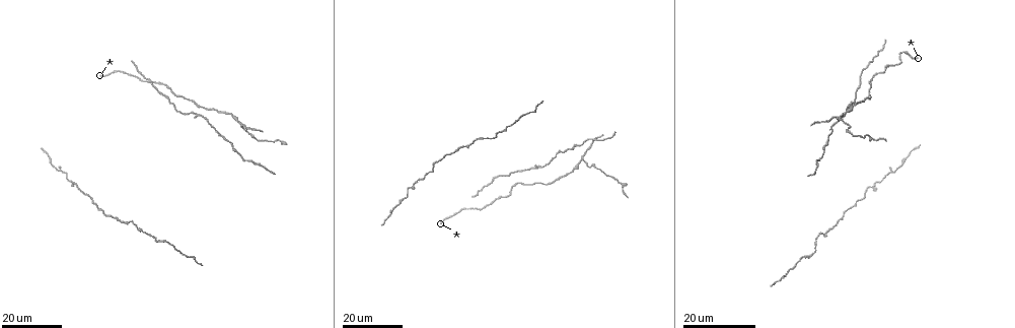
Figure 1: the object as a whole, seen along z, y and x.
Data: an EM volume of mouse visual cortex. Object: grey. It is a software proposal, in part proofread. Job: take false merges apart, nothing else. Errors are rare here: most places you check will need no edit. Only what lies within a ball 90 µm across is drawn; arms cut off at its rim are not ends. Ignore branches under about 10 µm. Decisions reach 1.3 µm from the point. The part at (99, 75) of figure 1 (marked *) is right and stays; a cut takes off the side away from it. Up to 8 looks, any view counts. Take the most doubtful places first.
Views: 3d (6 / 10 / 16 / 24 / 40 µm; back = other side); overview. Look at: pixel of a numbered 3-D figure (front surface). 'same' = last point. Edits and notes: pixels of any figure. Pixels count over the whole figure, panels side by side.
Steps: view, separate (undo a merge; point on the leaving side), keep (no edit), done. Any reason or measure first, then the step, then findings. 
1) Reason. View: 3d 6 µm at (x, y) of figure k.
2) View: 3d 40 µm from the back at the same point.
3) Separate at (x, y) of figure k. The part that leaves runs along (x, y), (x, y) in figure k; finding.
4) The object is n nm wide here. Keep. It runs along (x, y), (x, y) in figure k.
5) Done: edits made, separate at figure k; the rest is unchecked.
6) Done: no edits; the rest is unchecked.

Two arms in line, one across. View: 3d 16 µm at (401, 199) of figure 1.

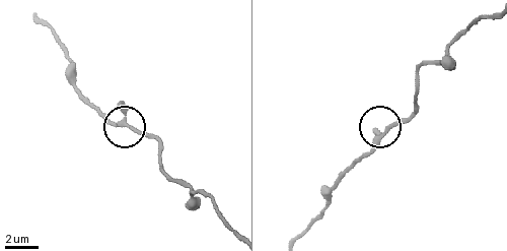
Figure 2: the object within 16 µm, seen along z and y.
Zoom in. View: 3d 10 µm at (386, 130) of figure 2.

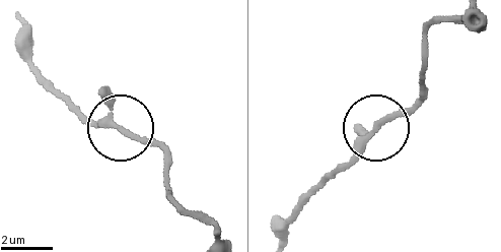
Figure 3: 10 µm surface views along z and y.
3 arms meet here. Keep. One neuron here.

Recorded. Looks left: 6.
View: 3d 16 µm at (859, 86) of figure 1.

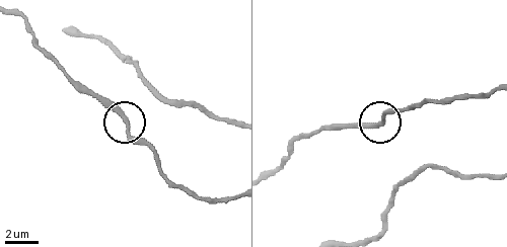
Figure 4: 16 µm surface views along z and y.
Closer look. View: 3d 6 µm at (124, 117) of figure 4.

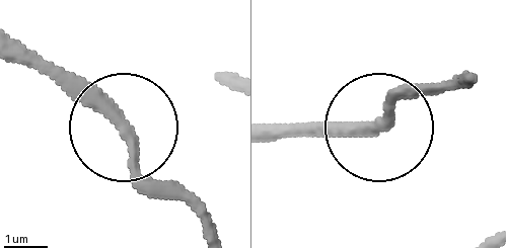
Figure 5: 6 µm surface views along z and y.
The object is 290 nm wide here. Keep. One neuron here.

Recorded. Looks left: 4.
Thick turns thin. View: 3d 16 µm at (67, 178) of figure 1.

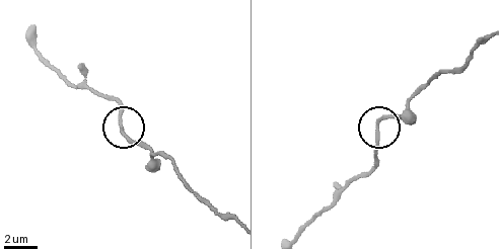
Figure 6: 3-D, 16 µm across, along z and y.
View: 3d 10 µm at (123, 133) of figure 6.

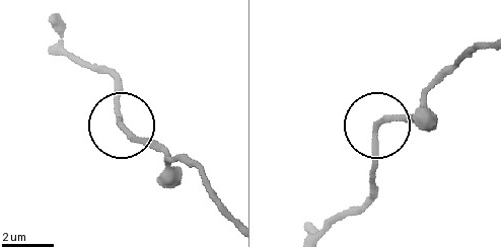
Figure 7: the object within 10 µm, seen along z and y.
Keep. All the same neuron.

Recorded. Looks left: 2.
A narrow waist. View: 3d 24 µm at (844, 214) of figure 1.

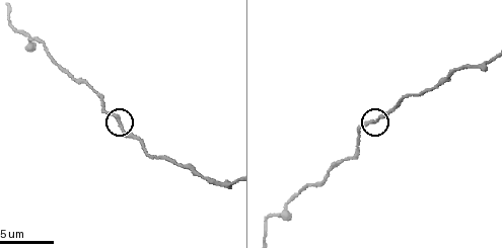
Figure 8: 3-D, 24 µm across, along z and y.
View: 3d 6 µm at (376, 121) of figure 8.

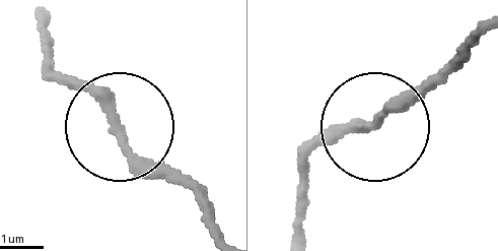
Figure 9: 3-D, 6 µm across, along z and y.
The object is 220 nm wide here. Keep. It runs along (38, 18), (56, 69), (205, 207) in figure 9; all the same neuron.

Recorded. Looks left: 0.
Done: no edits; the rest is unchecked.

